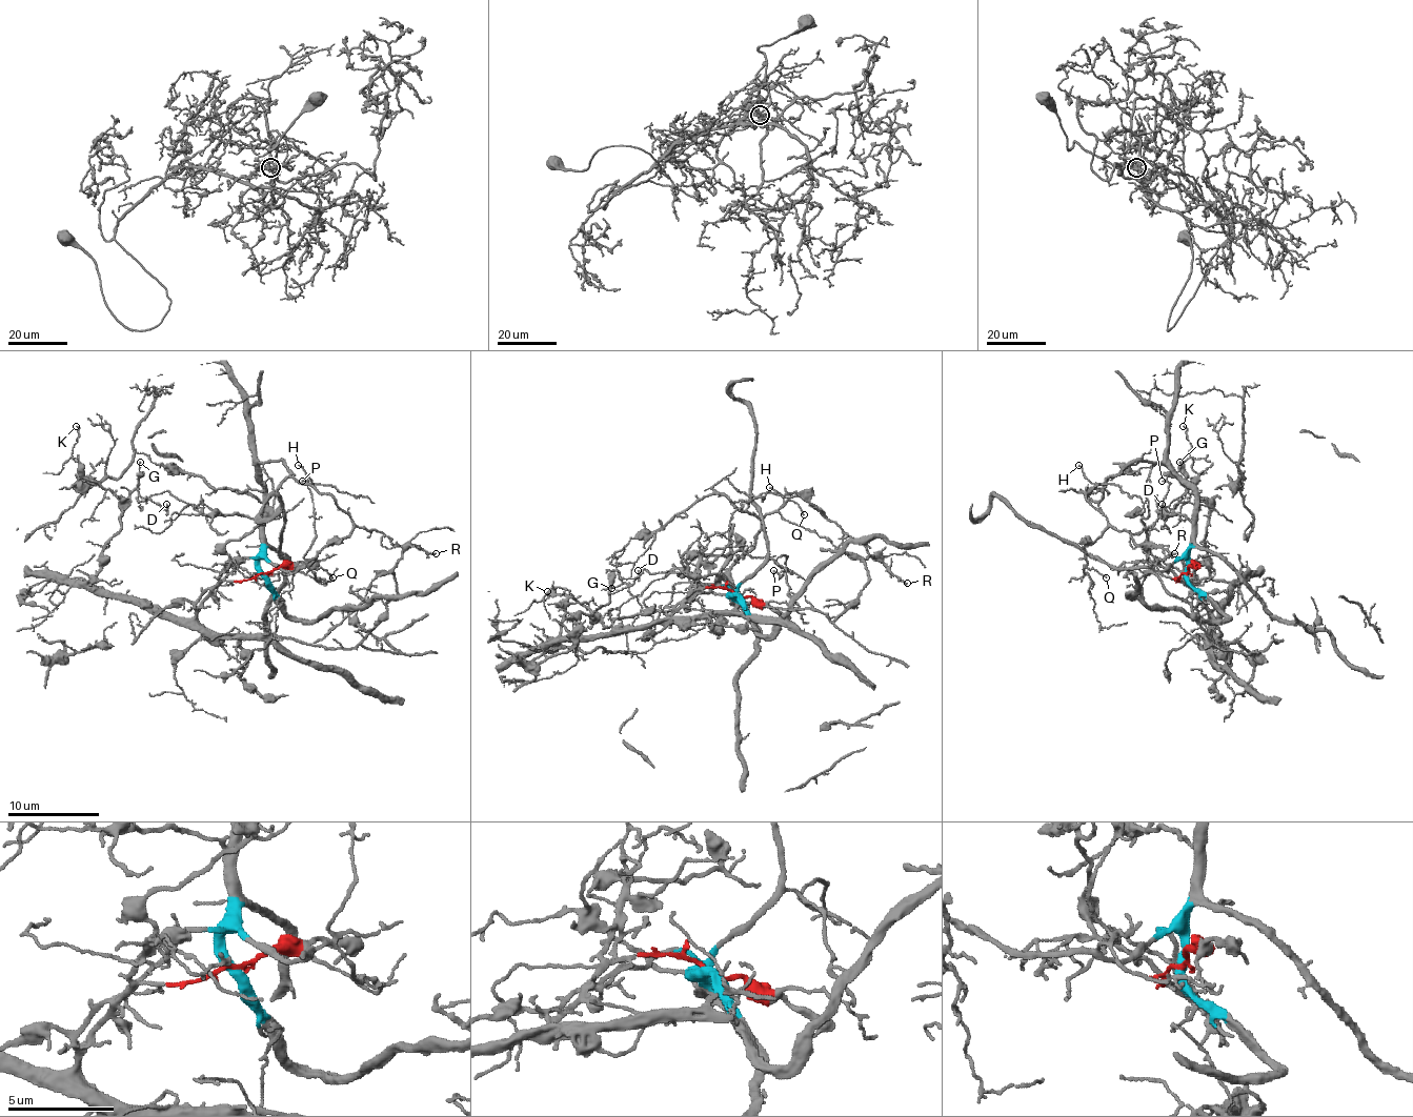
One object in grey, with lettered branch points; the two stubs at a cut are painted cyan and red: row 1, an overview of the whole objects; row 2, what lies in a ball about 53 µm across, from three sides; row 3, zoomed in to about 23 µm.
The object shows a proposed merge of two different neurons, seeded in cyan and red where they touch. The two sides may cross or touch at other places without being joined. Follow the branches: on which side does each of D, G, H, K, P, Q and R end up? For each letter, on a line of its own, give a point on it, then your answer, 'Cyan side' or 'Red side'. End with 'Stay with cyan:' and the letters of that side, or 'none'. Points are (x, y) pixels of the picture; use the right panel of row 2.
D: Place: (1162, 504). Red side
G: Place: (1179, 462). Red side
H: Place: (1078, 465). Cyan side
K: Place: (1183, 426). Red side
P: Place: (1162, 481). Cyan side
Q: Place: (1106, 577). Cyan side
R: Place: (1174, 553). Cyan side
Stay with cyan: H, P, Q, R

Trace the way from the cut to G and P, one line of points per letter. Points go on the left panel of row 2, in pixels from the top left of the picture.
G: (264, 574), (225, 581), (192, 617), (102, 597), (88, 581), (138, 487), (141, 462)
P: (264, 574), (260, 567), (262, 559), (269, 559), (291, 572), (305, 561), (315, 528), (308, 483), (301, 481)

